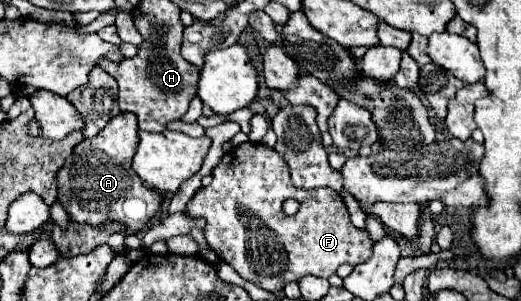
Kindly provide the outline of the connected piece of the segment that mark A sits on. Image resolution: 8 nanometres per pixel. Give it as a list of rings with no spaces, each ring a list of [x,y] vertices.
[[[118,113],[108,121],[108,125],[92,139],[84,139],[72,149],[72,155],[66,159],[62,169],[58,171],[58,201],[64,205],[70,219],[76,223],[108,223],[108,221],[120,221],[128,225],[124,235],[132,235],[140,231],[158,211],[162,203],[162,193],[154,191],[150,187],[144,187],[142,179],[138,179],[136,171],[132,169],[132,157],[138,145],[138,125],[136,117],[132,113]]]

